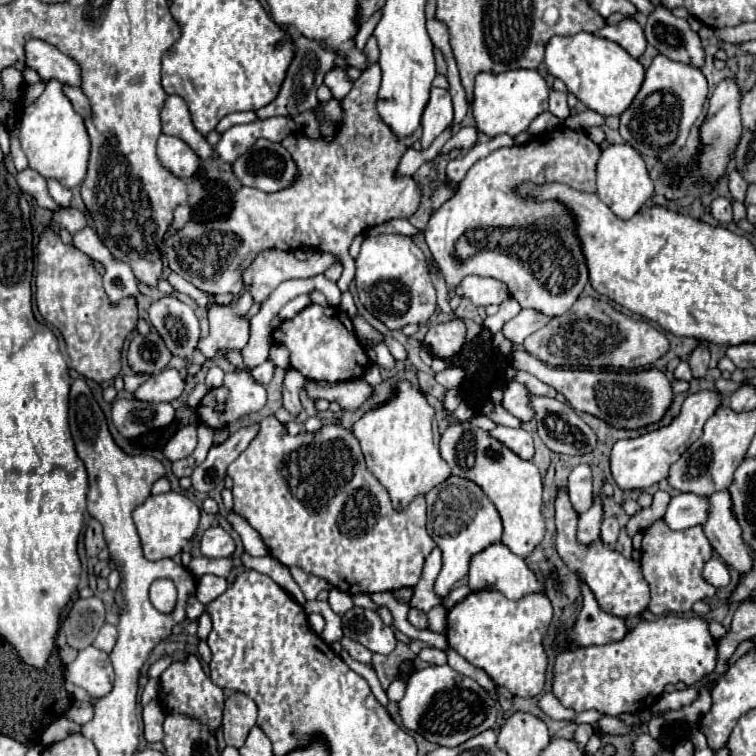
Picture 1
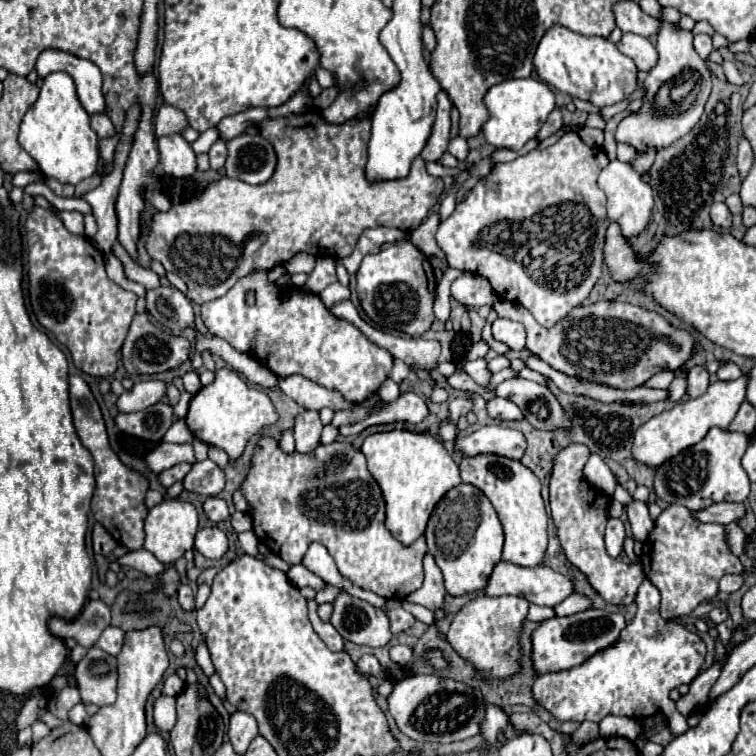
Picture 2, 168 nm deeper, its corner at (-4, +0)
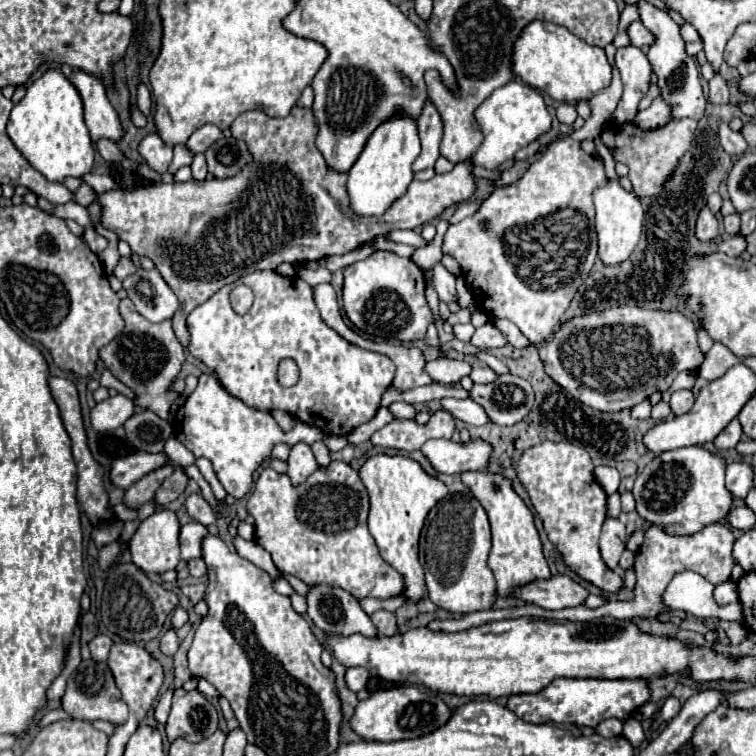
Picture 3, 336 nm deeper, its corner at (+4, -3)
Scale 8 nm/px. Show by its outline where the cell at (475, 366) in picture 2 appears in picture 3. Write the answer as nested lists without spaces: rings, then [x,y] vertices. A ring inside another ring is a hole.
[[[436,358],[432,362],[426,362],[424,370],[430,374],[430,378],[434,382],[440,382],[440,384],[458,384],[464,376],[470,374],[470,364],[464,362],[464,360],[452,360],[452,358]]]

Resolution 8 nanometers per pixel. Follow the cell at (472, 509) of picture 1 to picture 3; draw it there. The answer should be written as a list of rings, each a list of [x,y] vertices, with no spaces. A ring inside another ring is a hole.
[[[448,494],[426,518],[424,570],[428,598],[452,614],[490,610],[496,602],[496,580],[486,560],[490,554],[490,524],[482,504],[470,494]]]

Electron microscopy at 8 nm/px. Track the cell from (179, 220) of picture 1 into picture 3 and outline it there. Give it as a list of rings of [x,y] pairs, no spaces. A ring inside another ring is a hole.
[[[88,172],[80,178],[82,182],[90,184],[96,192],[104,192],[104,190],[112,190],[112,188],[118,188],[118,184],[110,178],[110,176],[100,176],[100,174],[94,174],[94,172]]]

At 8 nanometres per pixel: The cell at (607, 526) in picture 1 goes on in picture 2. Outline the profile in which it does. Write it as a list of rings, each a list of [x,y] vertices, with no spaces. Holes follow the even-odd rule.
[[[610,519],[606,525],[606,551],[612,557],[618,557],[622,551],[622,543],[624,543],[624,523],[620,519]]]

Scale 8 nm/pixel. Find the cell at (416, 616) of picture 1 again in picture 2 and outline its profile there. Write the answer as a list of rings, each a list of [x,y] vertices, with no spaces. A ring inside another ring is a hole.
[[[388,601],[386,613],[390,617],[390,629],[392,629],[392,633],[402,633],[402,631],[410,629],[414,625],[414,621],[416,621],[416,617],[412,613],[404,611],[398,601]]]

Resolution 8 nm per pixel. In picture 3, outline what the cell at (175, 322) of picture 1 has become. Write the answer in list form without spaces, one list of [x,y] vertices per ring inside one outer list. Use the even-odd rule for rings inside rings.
[[[138,268],[134,274],[124,278],[124,290],[136,310],[150,322],[172,318],[178,310],[178,298],[158,270]]]

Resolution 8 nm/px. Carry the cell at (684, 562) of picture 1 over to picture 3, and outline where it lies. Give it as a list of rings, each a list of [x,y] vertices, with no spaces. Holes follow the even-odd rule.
[[[712,524],[706,526],[704,530],[700,530],[694,536],[670,536],[664,530],[660,530],[658,526],[650,526],[644,538],[644,544],[640,546],[640,550],[636,552],[636,564],[634,564],[634,572],[636,572],[636,586],[634,586],[634,600],[632,602],[620,602],[619,600],[609,600],[592,610],[586,606],[576,606],[576,608],[564,608],[564,610],[544,610],[540,606],[532,606],[526,604],[522,608],[506,608],[506,610],[480,610],[480,612],[472,612],[466,614],[462,618],[450,618],[450,620],[434,620],[432,624],[428,624],[430,630],[444,630],[444,632],[460,632],[460,630],[468,630],[472,626],[482,626],[486,622],[494,622],[494,620],[504,620],[504,618],[520,618],[520,616],[534,616],[534,618],[548,618],[548,620],[570,620],[570,622],[588,622],[594,618],[602,618],[602,616],[612,616],[617,620],[629,621],[636,616],[646,616],[652,618],[654,614],[662,612],[662,594],[668,586],[668,582],[674,578],[674,574],[684,572],[684,570],[692,570],[698,572],[700,576],[704,576],[708,582],[712,584],[720,584],[730,580],[730,572],[736,564],[734,556],[732,556],[732,546],[734,546],[734,534],[730,532],[730,528],[722,526],[722,524]]]

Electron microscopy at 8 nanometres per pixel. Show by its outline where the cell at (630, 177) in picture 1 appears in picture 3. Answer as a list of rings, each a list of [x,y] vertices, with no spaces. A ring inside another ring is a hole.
[[[610,180],[606,186],[594,190],[594,206],[596,206],[596,232],[598,232],[598,258],[602,260],[604,266],[614,266],[628,260],[644,228],[644,210],[640,200],[632,192],[626,192],[616,180]]]

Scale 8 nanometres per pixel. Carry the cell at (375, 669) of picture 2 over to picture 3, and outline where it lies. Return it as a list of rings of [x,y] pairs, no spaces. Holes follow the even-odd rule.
[[[348,668],[344,680],[346,680],[346,686],[348,686],[352,692],[360,692],[360,690],[366,686],[368,676],[370,676],[370,672],[364,670],[364,668]]]

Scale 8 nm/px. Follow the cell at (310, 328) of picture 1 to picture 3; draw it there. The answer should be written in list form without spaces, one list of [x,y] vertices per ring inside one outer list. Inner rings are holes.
[[[256,270],[240,278],[238,282],[220,288],[212,298],[208,298],[208,302],[196,306],[188,314],[186,324],[190,330],[188,352],[194,358],[202,360],[216,374],[218,382],[224,386],[228,394],[240,398],[246,406],[252,406],[254,410],[284,410],[292,414],[296,420],[316,426],[324,434],[332,436],[346,436],[356,426],[370,422],[376,416],[382,394],[386,392],[386,388],[390,388],[396,370],[388,356],[352,346],[332,328],[328,328],[322,322],[320,312],[314,304],[312,286],[306,284],[300,276],[282,276],[272,270]],[[238,284],[246,284],[254,292],[254,304],[244,316],[236,314],[228,300],[232,288],[236,288]],[[282,358],[296,360],[300,368],[300,380],[298,384],[294,384],[294,388],[282,388],[276,380],[276,368]]]

